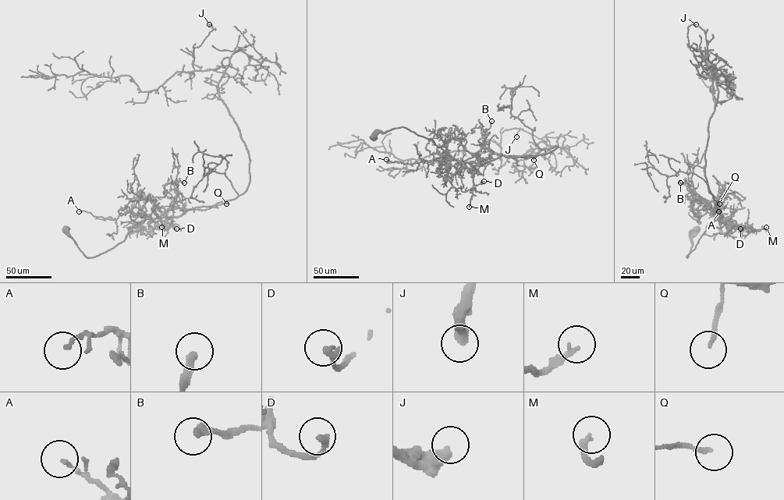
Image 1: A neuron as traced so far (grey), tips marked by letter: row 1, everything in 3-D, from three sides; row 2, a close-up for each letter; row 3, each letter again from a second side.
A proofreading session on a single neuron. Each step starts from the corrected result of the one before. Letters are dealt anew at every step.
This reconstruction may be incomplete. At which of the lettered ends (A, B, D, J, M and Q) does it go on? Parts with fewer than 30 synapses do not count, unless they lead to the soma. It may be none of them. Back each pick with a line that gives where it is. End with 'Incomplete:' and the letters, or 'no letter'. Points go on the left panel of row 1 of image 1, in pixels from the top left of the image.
Incomplete: no letter

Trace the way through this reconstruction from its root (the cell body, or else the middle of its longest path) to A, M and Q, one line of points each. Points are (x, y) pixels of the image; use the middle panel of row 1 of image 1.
A: (372, 136), (404, 127), (431, 138), (452, 158), (441, 156), (410, 164), (386, 159)
M: (372, 136), (404, 127), (431, 138), (465, 165), (472, 175), (473, 195), (469, 207)
Q: (372, 136), (404, 127), (431, 138), (459, 161), (471, 158), (483, 148), (514, 158), (531, 154), (533, 160)

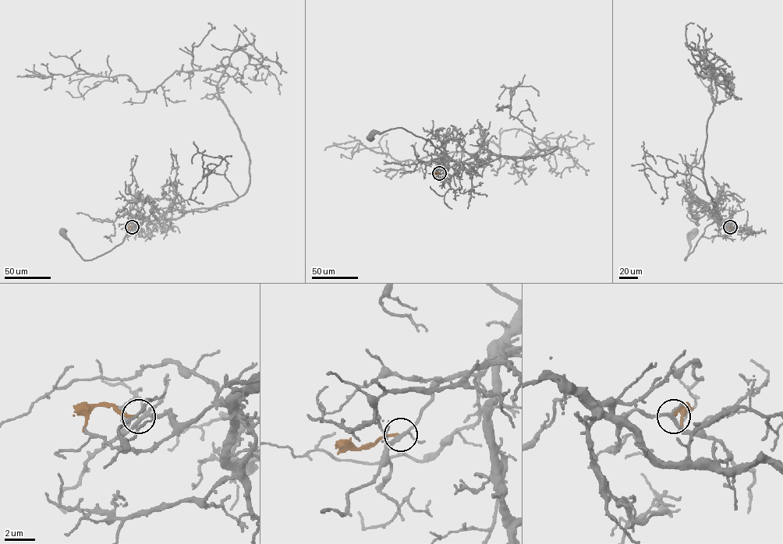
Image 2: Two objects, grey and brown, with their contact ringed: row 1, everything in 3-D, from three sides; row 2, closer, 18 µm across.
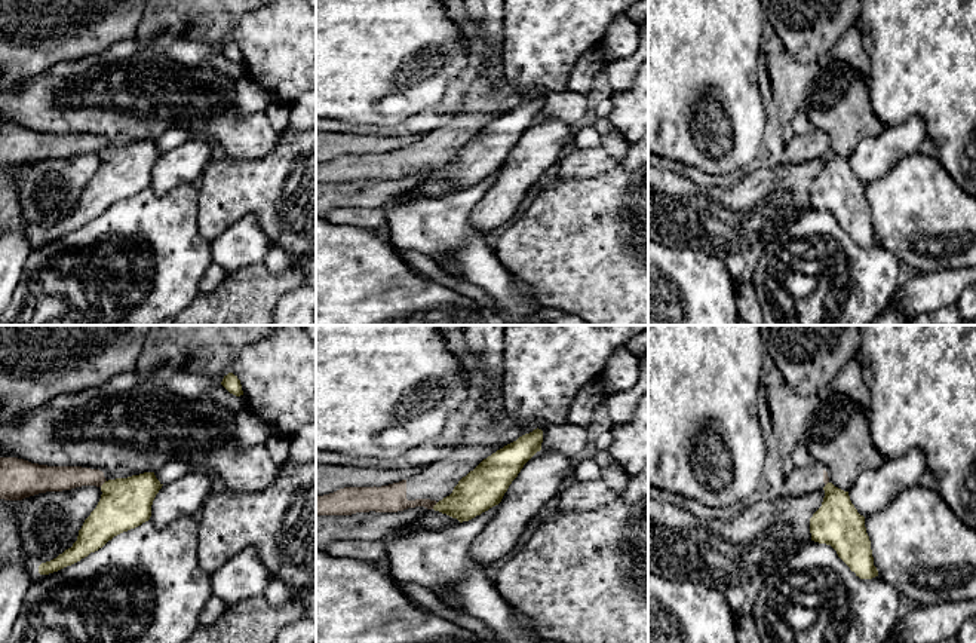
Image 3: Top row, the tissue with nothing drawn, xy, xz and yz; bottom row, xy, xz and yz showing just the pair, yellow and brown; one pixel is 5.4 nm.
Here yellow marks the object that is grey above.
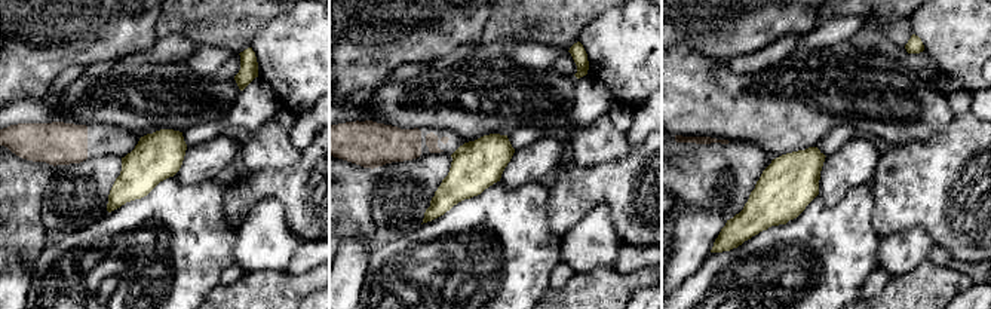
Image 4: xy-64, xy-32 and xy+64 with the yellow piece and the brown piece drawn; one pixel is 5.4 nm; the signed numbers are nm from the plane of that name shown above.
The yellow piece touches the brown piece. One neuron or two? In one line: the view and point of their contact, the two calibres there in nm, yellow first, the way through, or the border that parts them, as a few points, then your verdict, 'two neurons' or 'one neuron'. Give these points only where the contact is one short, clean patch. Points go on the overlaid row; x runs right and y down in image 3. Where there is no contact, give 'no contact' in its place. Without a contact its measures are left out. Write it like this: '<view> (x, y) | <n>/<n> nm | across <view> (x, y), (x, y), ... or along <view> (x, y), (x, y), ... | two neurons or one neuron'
xz (435, 505) | 220/150 nm | across xz (475, 493), (459, 505), (435, 505), (402, 504), (392, 498) | one neuron

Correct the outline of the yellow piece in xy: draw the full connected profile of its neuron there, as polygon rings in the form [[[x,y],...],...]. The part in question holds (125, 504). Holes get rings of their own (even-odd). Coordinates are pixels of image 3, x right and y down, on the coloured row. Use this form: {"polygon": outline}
{"polygon": [[[0,457],[0,499],[22,500],[46,493],[96,486],[102,495],[85,520],[77,541],[56,558],[39,566],[40,575],[58,572],[102,548],[114,536],[148,521],[151,505],[162,489],[154,472],[105,480],[99,469],[47,466],[18,457]]]}

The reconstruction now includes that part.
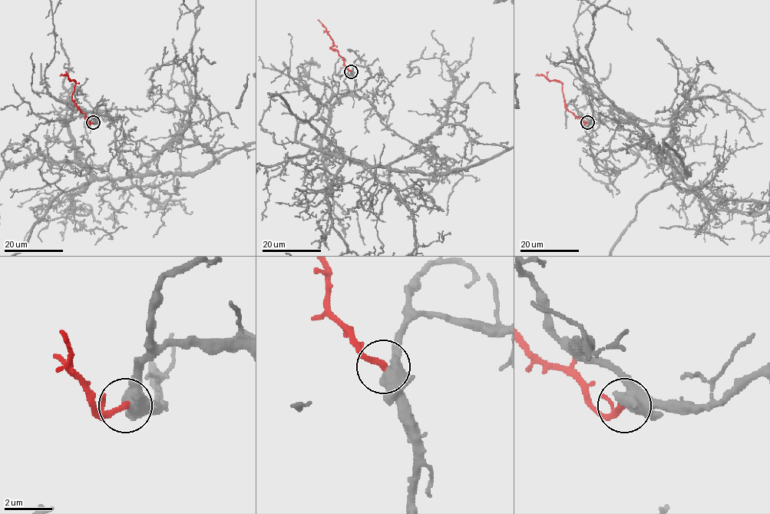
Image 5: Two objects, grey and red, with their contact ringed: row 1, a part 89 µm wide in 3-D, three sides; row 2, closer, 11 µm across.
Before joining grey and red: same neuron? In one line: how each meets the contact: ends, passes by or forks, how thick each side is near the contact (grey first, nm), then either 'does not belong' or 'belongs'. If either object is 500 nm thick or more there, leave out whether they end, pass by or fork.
grey passes by | red passes by | 480/190 nm | belongs

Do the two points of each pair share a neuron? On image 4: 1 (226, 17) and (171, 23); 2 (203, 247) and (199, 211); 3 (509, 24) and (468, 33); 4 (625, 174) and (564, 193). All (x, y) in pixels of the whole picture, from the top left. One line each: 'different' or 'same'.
1: same
2: same
3: different
4: same

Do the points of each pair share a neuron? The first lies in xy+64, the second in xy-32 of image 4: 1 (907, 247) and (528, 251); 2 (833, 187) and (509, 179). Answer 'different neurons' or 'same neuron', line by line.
1: different neurons
2: same neuron

